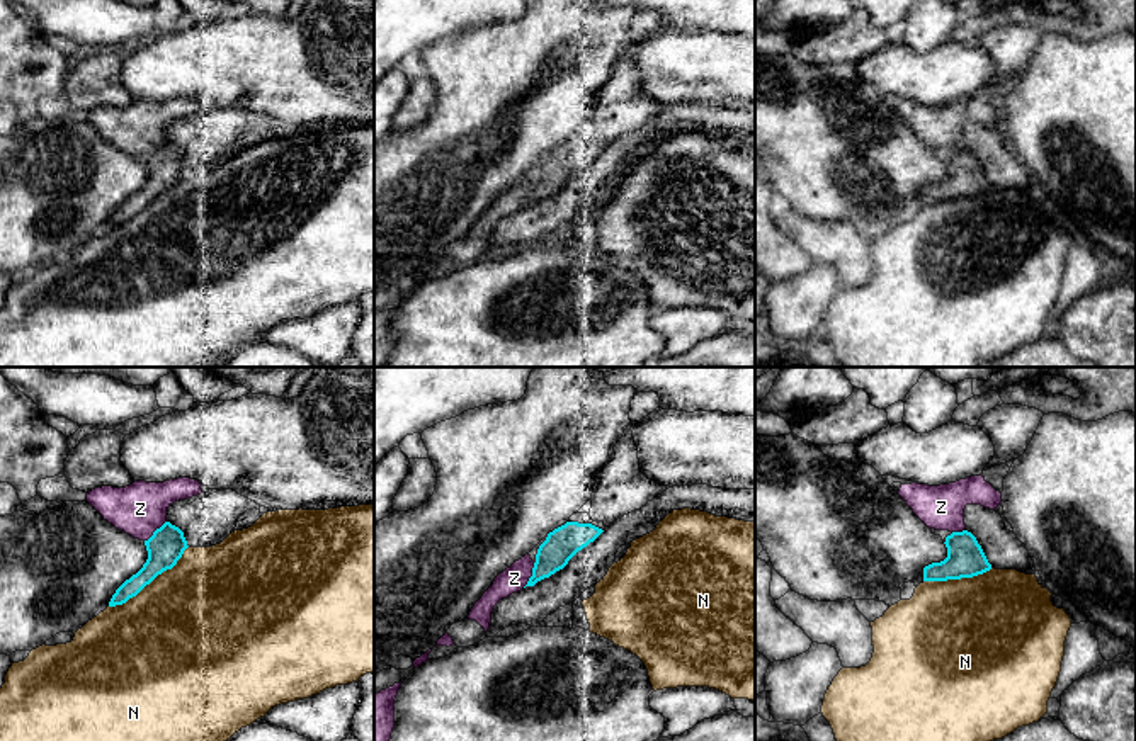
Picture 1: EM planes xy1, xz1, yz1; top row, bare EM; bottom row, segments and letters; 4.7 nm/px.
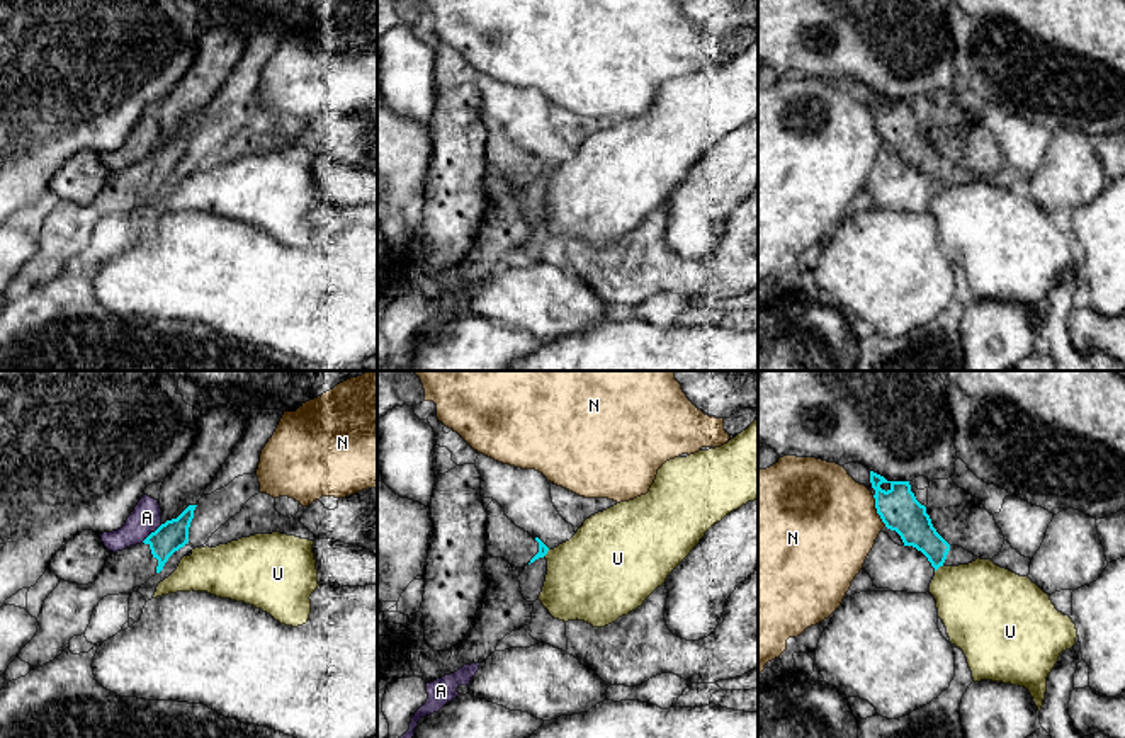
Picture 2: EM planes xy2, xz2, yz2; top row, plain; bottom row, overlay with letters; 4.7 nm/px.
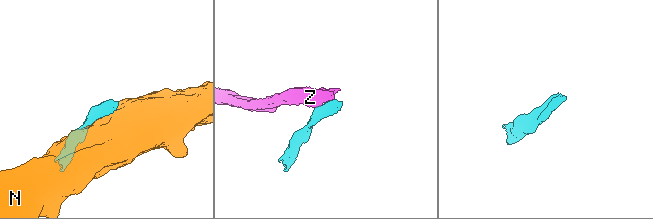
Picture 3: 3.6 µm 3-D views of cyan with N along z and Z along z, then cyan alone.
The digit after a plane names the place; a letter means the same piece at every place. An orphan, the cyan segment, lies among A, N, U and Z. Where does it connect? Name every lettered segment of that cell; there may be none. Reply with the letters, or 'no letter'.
no letter

